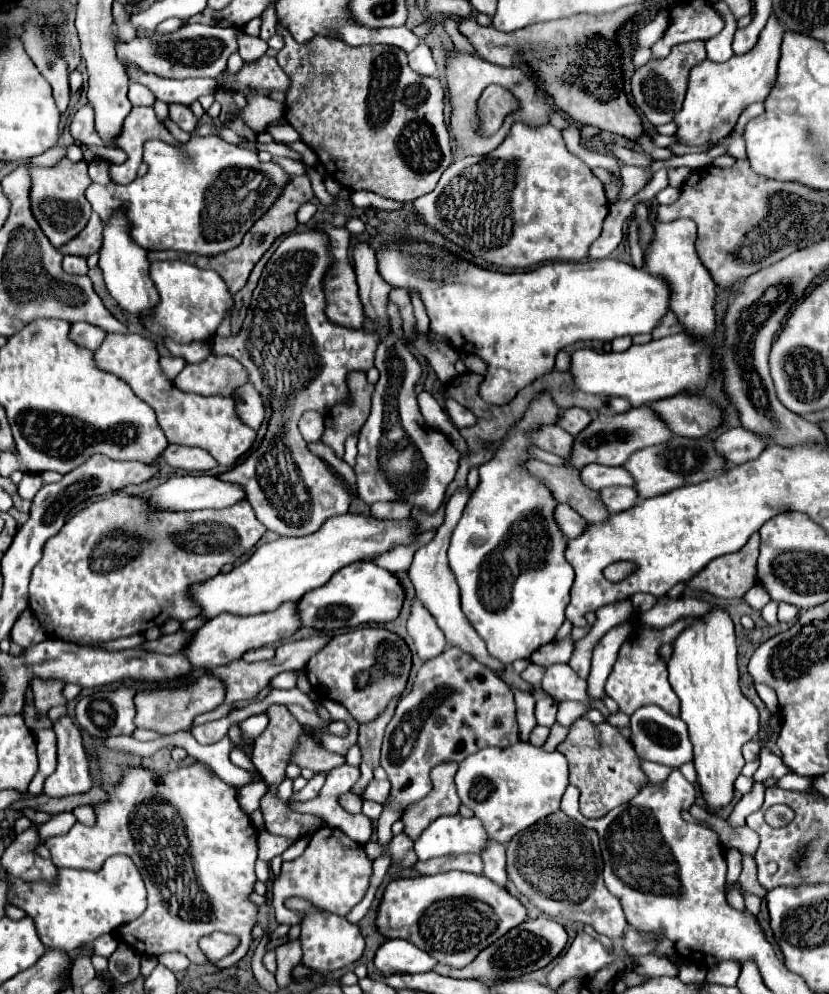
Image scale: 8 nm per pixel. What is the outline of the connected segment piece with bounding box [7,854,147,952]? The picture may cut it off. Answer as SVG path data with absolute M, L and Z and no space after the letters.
M125 854L109 856L101 870L58 868L57 882L23 882L7 876L11 882L9 902L23 908L35 922L37 936L45 946L75 950L83 942L93 942L101 934L139 918L147 906L145 884L135 862Z

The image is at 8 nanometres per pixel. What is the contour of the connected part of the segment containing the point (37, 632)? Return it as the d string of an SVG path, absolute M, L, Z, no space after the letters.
M29 608L17 616L13 630L11 630L11 640L15 644L19 644L21 648L27 648L27 646L39 644L47 638L49 638L49 634L45 632L45 628L39 624L37 616Z

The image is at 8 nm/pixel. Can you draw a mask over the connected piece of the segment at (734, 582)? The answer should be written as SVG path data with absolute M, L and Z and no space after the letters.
M755 532L743 550L711 560L699 574L687 580L687 588L705 590L715 598L741 598L755 584L755 562L759 556L759 534Z

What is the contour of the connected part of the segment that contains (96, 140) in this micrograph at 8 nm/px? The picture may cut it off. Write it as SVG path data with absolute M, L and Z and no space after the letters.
M83 106L75 112L73 120L71 120L71 136L79 142L79 144L99 144L103 146L97 130L95 130L95 124L93 124L93 110L91 106Z

